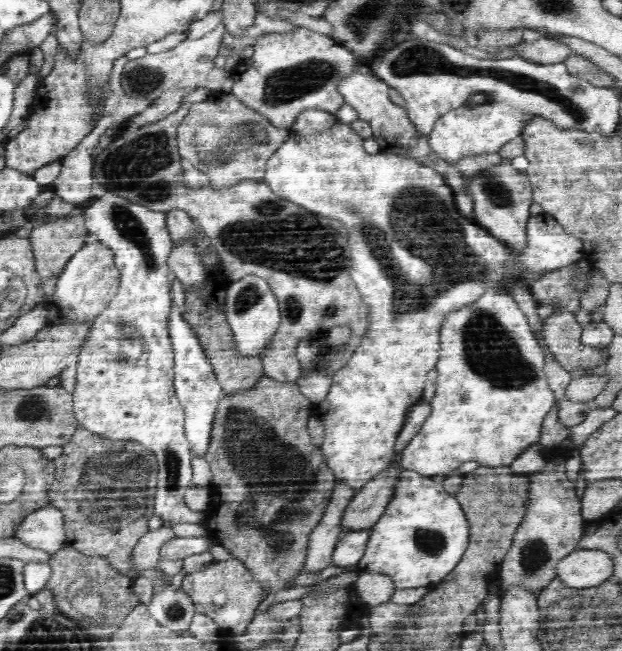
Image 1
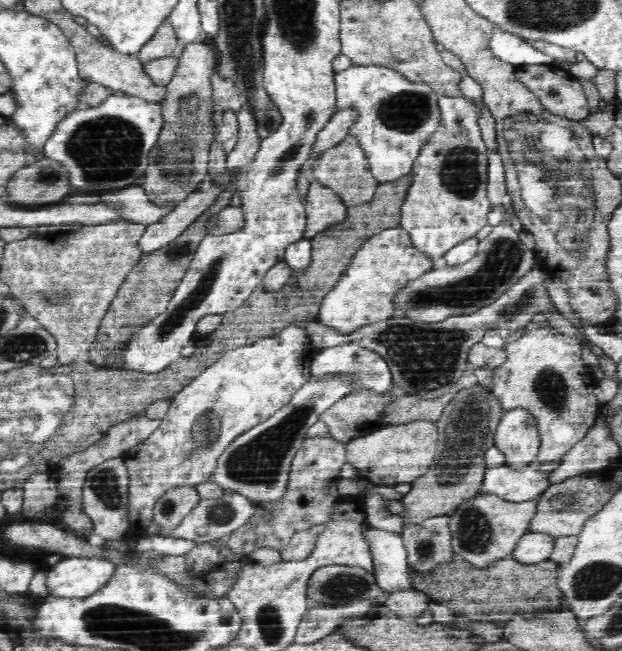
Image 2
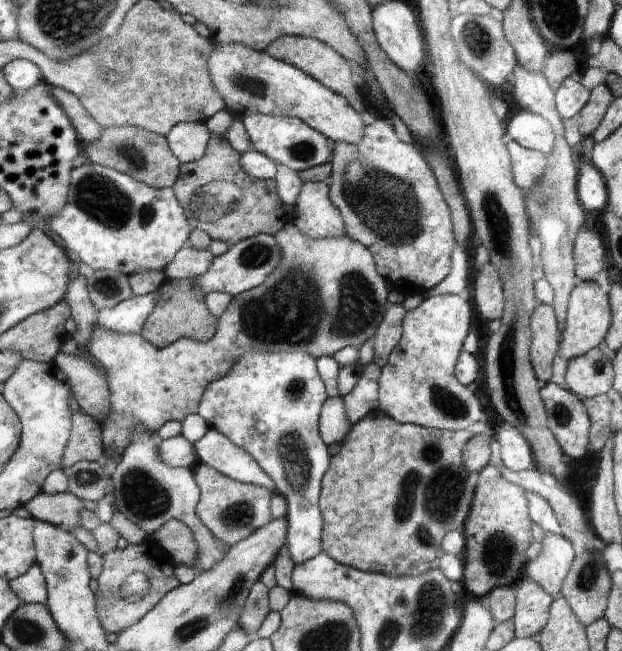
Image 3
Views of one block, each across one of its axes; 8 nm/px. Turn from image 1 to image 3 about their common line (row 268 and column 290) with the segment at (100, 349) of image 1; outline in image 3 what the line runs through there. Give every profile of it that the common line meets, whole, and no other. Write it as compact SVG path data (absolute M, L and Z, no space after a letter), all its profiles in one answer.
M257 113L246 116L242 122L255 151L263 153L275 163L284 164L296 173L328 163L330 160L332 144L328 144L328 137L316 132L306 121L290 116Z

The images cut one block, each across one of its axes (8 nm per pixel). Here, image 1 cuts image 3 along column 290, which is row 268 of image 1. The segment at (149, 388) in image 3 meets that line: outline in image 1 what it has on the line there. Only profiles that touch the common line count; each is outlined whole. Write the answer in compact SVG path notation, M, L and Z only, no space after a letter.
M199 86L191 92L187 93L178 107L176 112L169 114L166 118L158 118L156 122L149 125L144 125L138 128L138 130L128 130L116 138L114 142L111 142L107 147L104 147L95 157L93 166L93 177L95 182L102 184L106 190L118 193L122 197L126 197L128 201L136 202L136 204L144 205L144 208L151 209L153 212L162 212L164 215L168 215L172 210L179 209L182 210L194 223L198 225L200 231L208 239L214 249L216 249L219 255L220 265L225 269L224 275L231 279L233 282L241 280L244 276L249 276L249 274L255 274L258 277L265 278L268 285L274 289L276 300L279 301L279 311L281 314L280 324L276 328L276 332L273 333L274 336L270 338L270 342L267 345L264 354L262 354L261 359L263 362L263 374L268 377L274 377L278 381L291 381L297 382L297 377L301 374L301 364L298 362L298 357L296 357L296 349L300 340L304 338L320 339L326 335L333 326L346 325L351 328L351 332L357 334L360 337L364 337L365 329L368 328L368 305L362 300L359 289L356 287L354 281L352 281L351 276L351 254L349 248L349 242L347 237L342 237L335 229L331 227L331 221L324 216L316 216L315 213L304 209L300 205L296 205L291 201L284 199L284 197L276 196L276 193L268 186L264 180L240 180L238 184L230 186L230 188L222 188L220 190L214 190L212 187L202 187L199 189L192 189L186 186L186 181L184 181L183 166L184 160L182 160L179 155L179 150L177 147L177 128L180 123L183 122L184 117L188 114L190 110L190 105L197 102L204 102L210 98L214 98L217 93L210 90L208 87Z

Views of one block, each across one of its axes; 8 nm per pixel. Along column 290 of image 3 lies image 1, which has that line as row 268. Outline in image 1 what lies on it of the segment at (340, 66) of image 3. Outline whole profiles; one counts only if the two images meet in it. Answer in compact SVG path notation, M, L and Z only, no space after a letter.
M80 213L71 214L64 217L58 217L53 221L48 221L32 230L29 236L35 258L35 270L43 282L43 295L45 304L49 301L53 289L59 280L60 274L64 271L68 260L72 258L73 253L78 252L86 245L86 236L88 230L85 226L85 217Z

